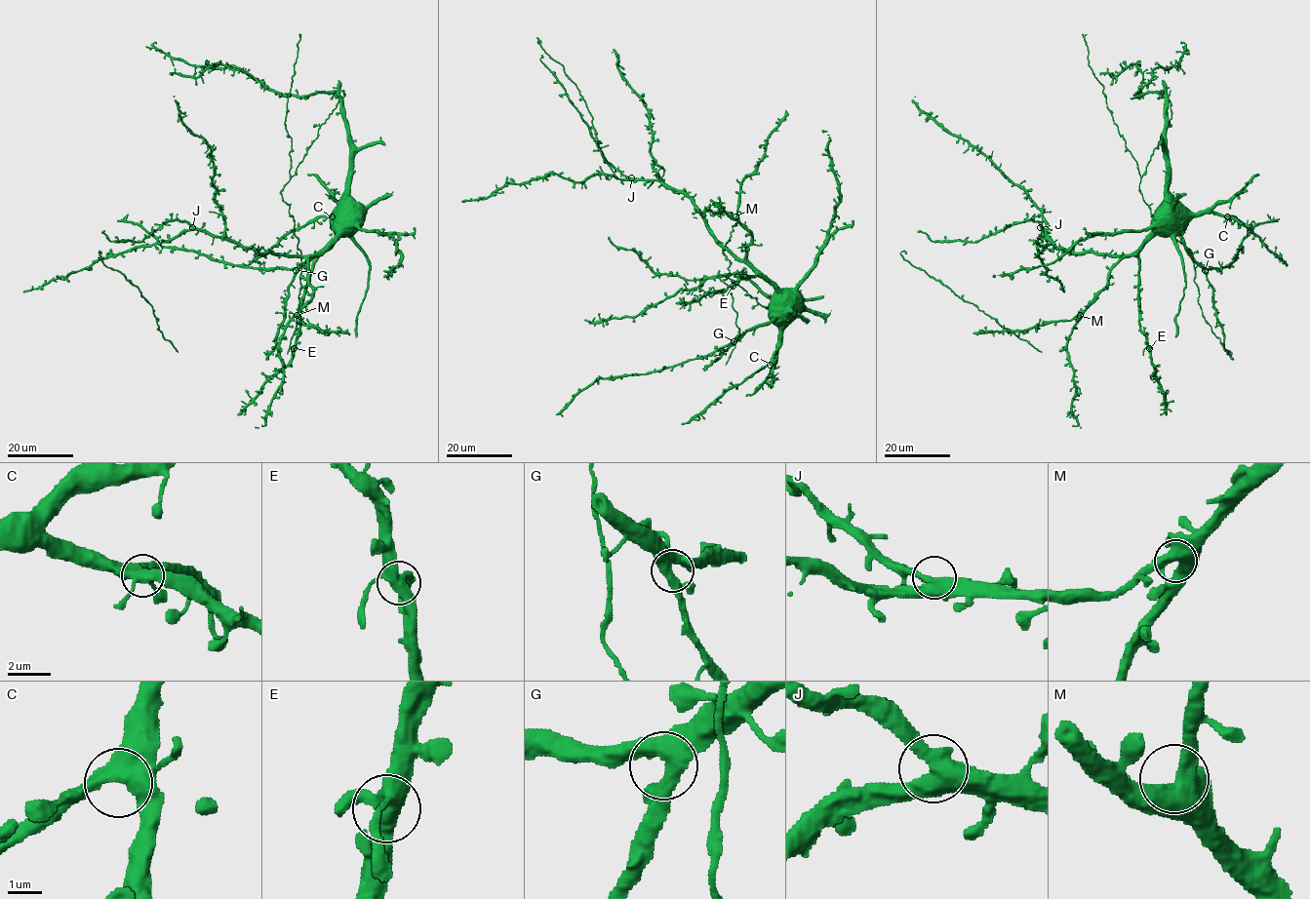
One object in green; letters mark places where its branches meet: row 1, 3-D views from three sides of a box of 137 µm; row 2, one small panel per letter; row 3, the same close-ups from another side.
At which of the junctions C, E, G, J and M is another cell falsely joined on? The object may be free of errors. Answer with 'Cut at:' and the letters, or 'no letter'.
Cut at: no letter

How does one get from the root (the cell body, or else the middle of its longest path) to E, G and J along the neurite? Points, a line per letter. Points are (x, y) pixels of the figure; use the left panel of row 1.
E: (342, 211), (337, 221), (337, 235), (317, 256), (311, 272), (299, 313), (299, 333), (294, 348)
G: (342, 211), (331, 223), (335, 232), (333, 242), (296, 270)
J: (342, 211), (337, 221), (337, 233), (322, 249), (308, 255), (256, 253), (192, 227)

